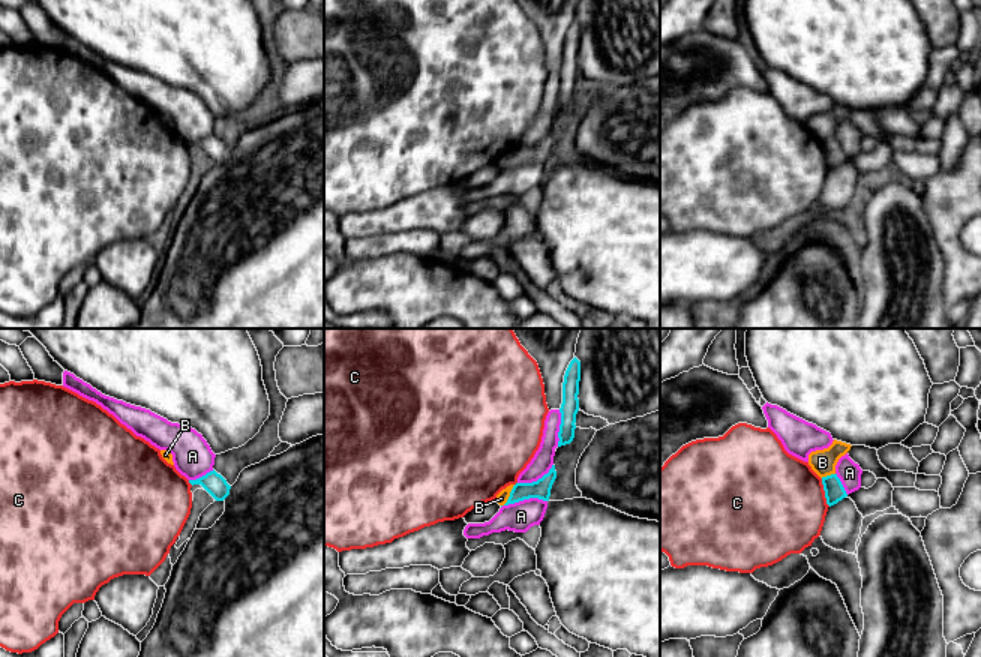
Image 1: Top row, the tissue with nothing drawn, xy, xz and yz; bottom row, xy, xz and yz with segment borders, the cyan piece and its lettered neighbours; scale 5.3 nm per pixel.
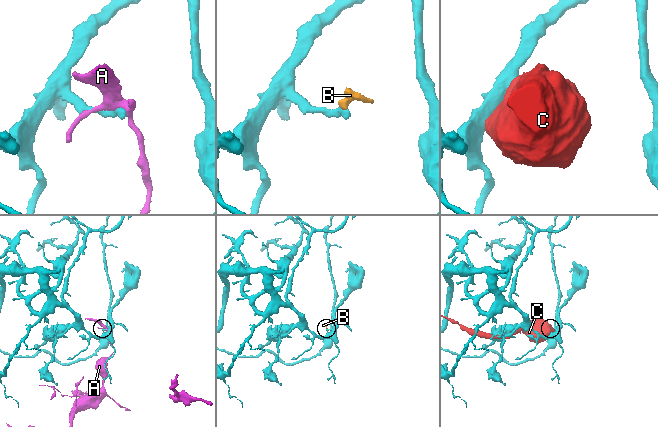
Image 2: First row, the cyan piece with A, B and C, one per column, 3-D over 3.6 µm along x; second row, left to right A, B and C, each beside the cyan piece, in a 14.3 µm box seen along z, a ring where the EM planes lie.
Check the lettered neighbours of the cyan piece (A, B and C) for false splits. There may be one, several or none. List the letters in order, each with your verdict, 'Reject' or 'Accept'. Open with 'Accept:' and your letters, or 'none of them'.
Accept: none of them
A: Reject
B: Reject
C: Reject

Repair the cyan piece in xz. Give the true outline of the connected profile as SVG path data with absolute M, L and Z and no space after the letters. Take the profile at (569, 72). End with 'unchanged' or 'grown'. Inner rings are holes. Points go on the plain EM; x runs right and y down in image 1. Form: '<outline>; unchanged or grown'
M574 21L564 39L562 46L562 68L560 72L561 88L558 96L558 111L570 108L574 102L576 78L579 75L579 45L580 45L580 26Z; unchanged

